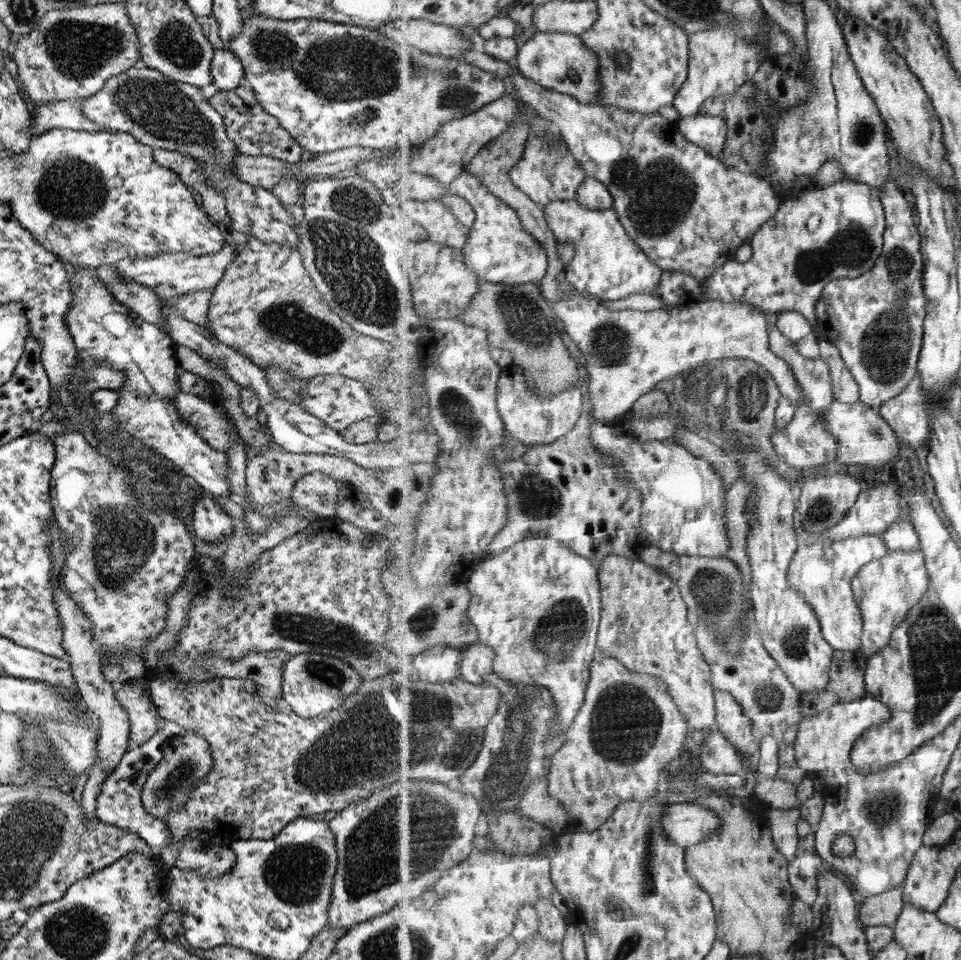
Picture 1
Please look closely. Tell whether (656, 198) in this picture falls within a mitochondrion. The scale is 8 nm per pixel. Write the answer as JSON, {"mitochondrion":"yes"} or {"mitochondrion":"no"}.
{"mitochondrion":"yes"}

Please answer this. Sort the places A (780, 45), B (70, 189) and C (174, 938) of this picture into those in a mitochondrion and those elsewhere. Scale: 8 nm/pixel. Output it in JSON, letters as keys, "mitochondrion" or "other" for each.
{"A":"other","B":"mitochondrion","C":"other"}

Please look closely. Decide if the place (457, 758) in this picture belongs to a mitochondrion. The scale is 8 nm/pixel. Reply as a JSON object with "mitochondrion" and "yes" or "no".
{"mitochondrion":"no"}

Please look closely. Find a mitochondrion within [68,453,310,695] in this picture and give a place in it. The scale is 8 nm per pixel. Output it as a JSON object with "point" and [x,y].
{"point":[123,543]}

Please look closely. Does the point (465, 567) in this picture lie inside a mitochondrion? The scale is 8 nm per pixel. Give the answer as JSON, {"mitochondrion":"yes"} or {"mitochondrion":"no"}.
{"mitochondrion":"no"}

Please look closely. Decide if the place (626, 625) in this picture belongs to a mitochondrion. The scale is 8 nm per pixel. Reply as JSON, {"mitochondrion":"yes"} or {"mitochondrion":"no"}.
{"mitochondrion":"no"}

